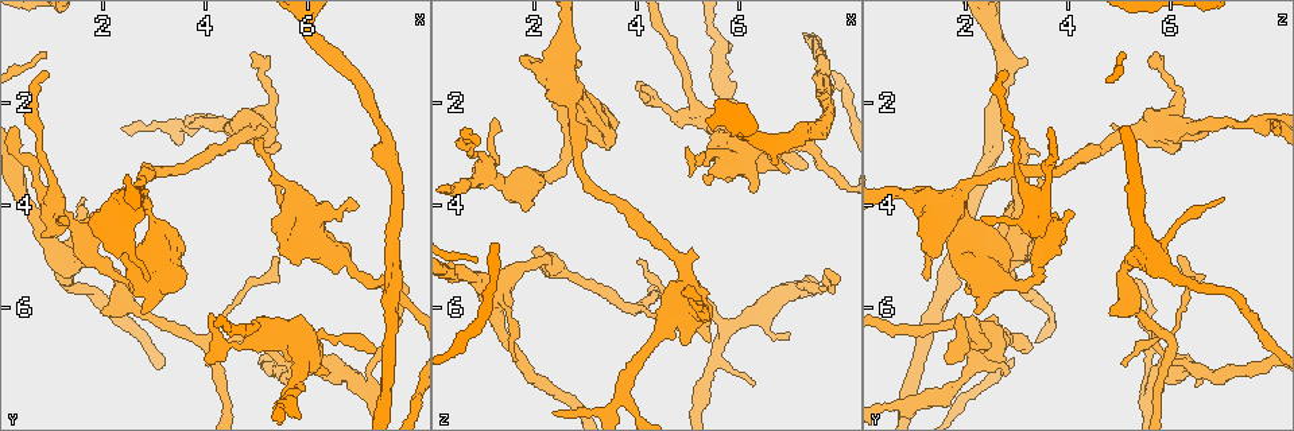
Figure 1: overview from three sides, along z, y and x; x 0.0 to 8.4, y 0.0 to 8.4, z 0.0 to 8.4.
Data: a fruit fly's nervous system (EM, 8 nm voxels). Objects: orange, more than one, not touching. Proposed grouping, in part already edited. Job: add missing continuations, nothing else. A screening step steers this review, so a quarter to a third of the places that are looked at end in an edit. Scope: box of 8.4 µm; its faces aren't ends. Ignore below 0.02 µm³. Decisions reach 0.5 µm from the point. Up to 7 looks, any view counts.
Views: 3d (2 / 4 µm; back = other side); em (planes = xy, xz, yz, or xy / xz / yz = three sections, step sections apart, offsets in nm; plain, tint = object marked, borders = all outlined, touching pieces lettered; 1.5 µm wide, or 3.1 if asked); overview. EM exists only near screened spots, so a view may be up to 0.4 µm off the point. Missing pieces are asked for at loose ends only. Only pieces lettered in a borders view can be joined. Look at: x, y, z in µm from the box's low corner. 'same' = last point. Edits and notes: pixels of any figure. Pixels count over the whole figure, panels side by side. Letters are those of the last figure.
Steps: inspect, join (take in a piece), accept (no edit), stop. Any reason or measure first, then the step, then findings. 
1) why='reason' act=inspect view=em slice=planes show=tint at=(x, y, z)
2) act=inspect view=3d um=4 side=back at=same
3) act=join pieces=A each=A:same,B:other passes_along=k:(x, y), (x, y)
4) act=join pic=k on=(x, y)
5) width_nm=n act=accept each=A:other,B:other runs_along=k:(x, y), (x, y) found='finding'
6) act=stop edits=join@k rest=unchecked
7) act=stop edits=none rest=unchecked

why='branch stops here' act=inspect view=em slice=planes show=plain at=(7.25, 6.85, 3.20)

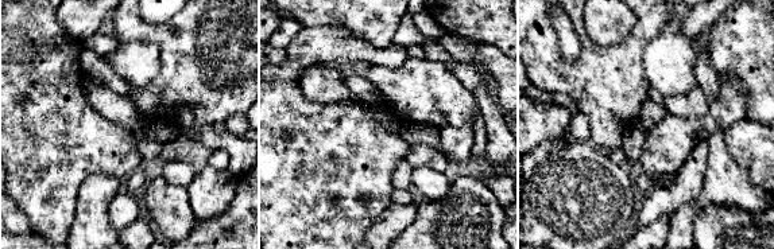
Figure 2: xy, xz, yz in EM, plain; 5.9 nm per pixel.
why='see the neighbours' act=inspect view=em slice=planes show=borders at=same

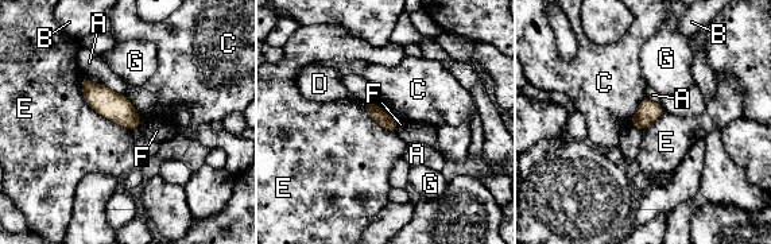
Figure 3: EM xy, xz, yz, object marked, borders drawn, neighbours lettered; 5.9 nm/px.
longest_contact=E:440nm act=accept each=A:other,B:other,C:other,D:other,E:other,F:other,G:other border=3:(84, 76), (84, 100), (134, 130) found='no lettered piece goes on from it'

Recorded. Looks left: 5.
why='free end' act=inspect view=em slice=planes show=borders at=(6.95, 4.05, 3.40)

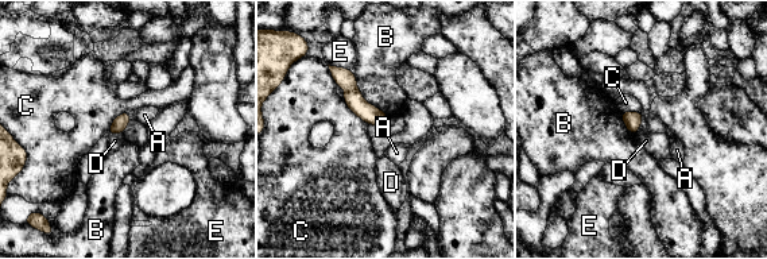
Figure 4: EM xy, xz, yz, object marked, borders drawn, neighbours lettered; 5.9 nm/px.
act=accept each=A:other,B:other,C:other,D:other,E:other border=4:(121, 132), (112, 132), (109, 135) found='none of them fits'

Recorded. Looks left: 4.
why='branch stops here' act=inspect view=3d um=4 at=(5.00, 2.75, 2.85)

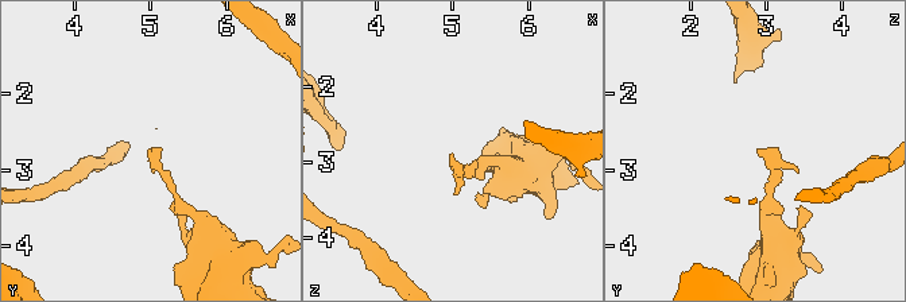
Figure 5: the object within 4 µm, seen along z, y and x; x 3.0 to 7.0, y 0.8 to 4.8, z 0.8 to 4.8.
why='now the EM' act=inspect view=em slice=yz step=4 show=borders at=(4.95, 2.70, 2.90)

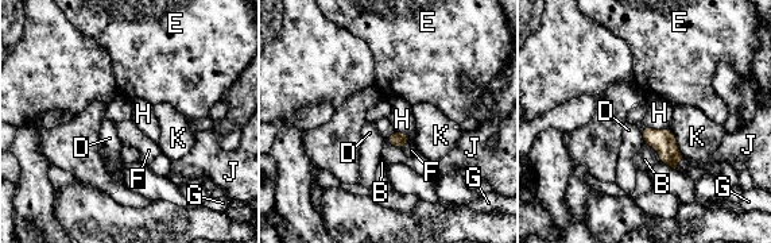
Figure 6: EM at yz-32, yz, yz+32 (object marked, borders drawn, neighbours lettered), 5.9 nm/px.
act=accept each=B:other,D:other,E:other,F:other,G:other,H:other,J:other,K:other border=6:(410, 139), (402, 150) found='none of them fits'

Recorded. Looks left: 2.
act=stop edits=none rest=unchecked

